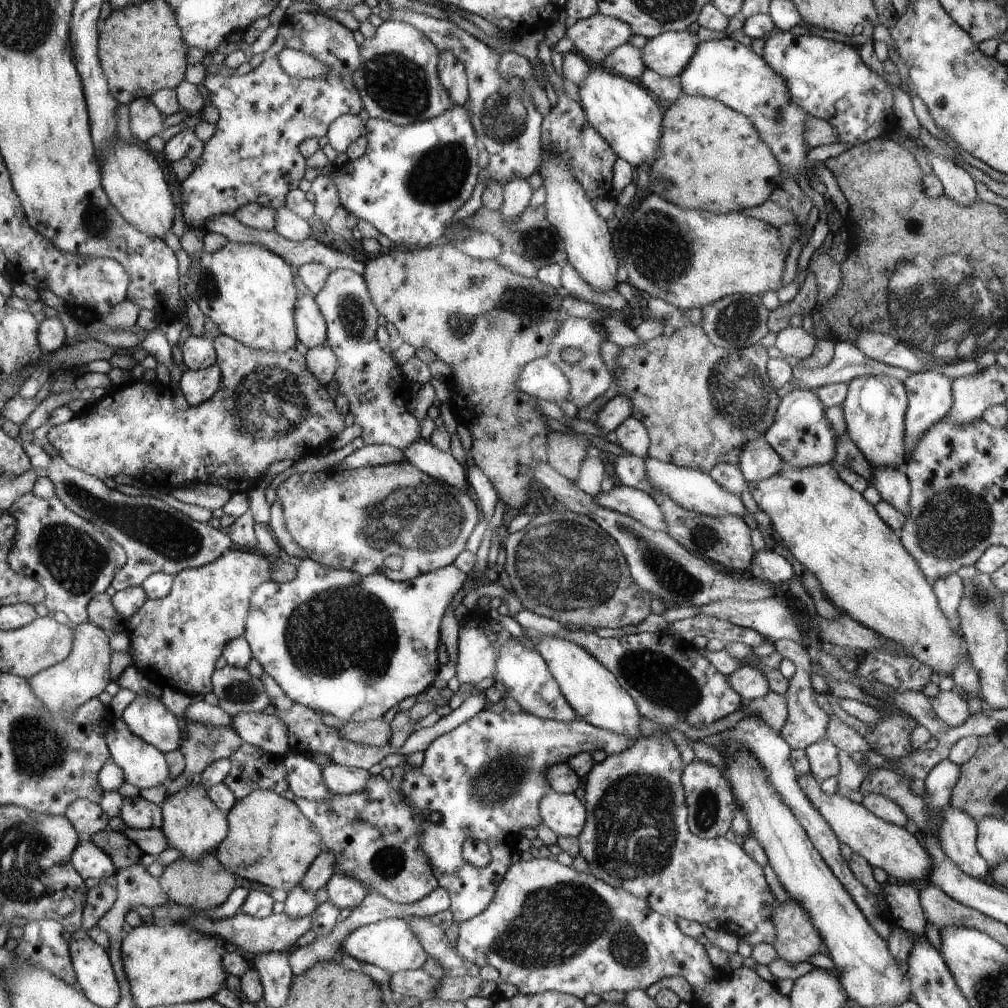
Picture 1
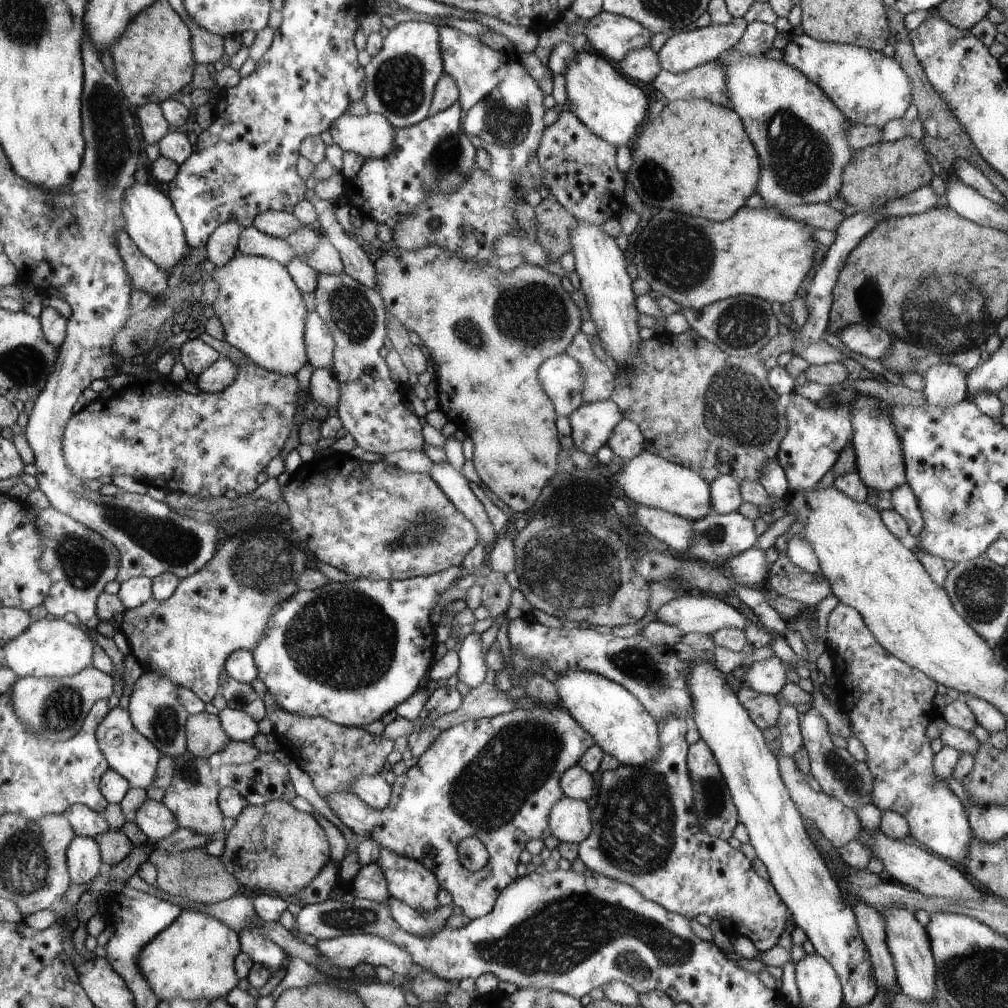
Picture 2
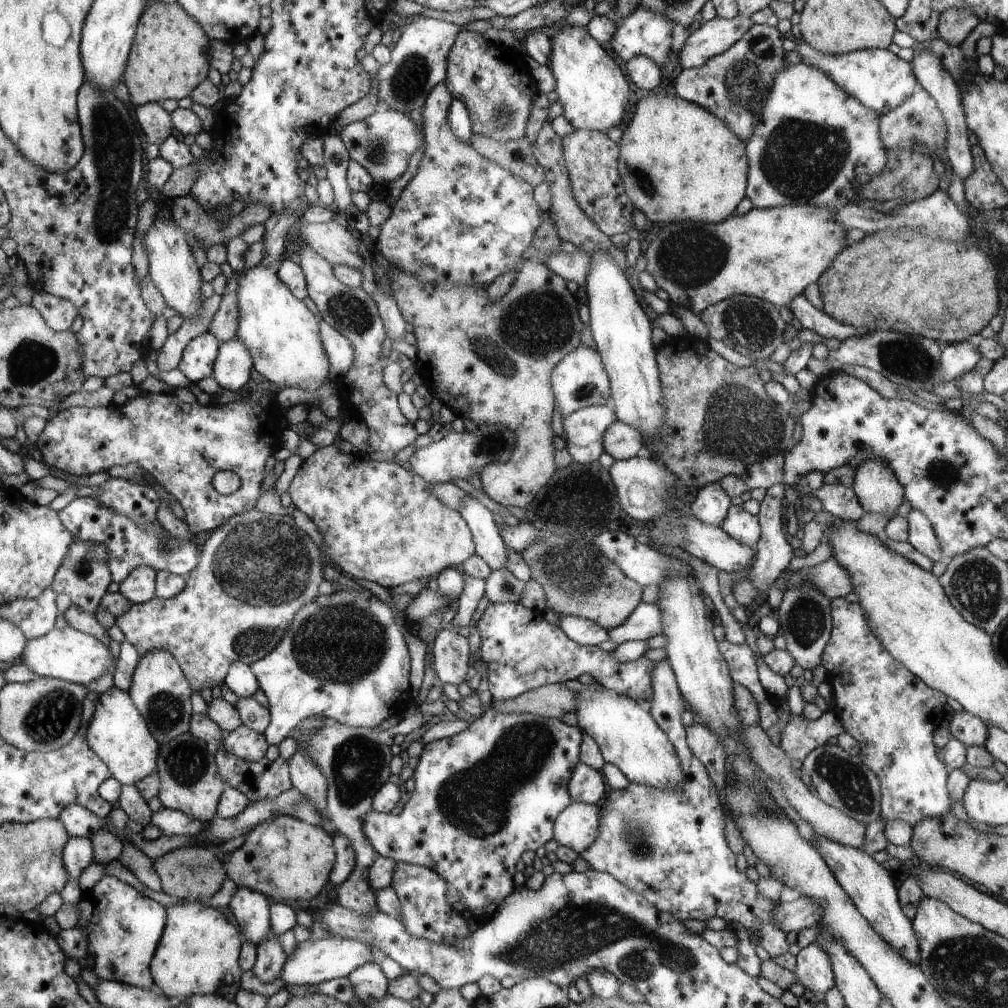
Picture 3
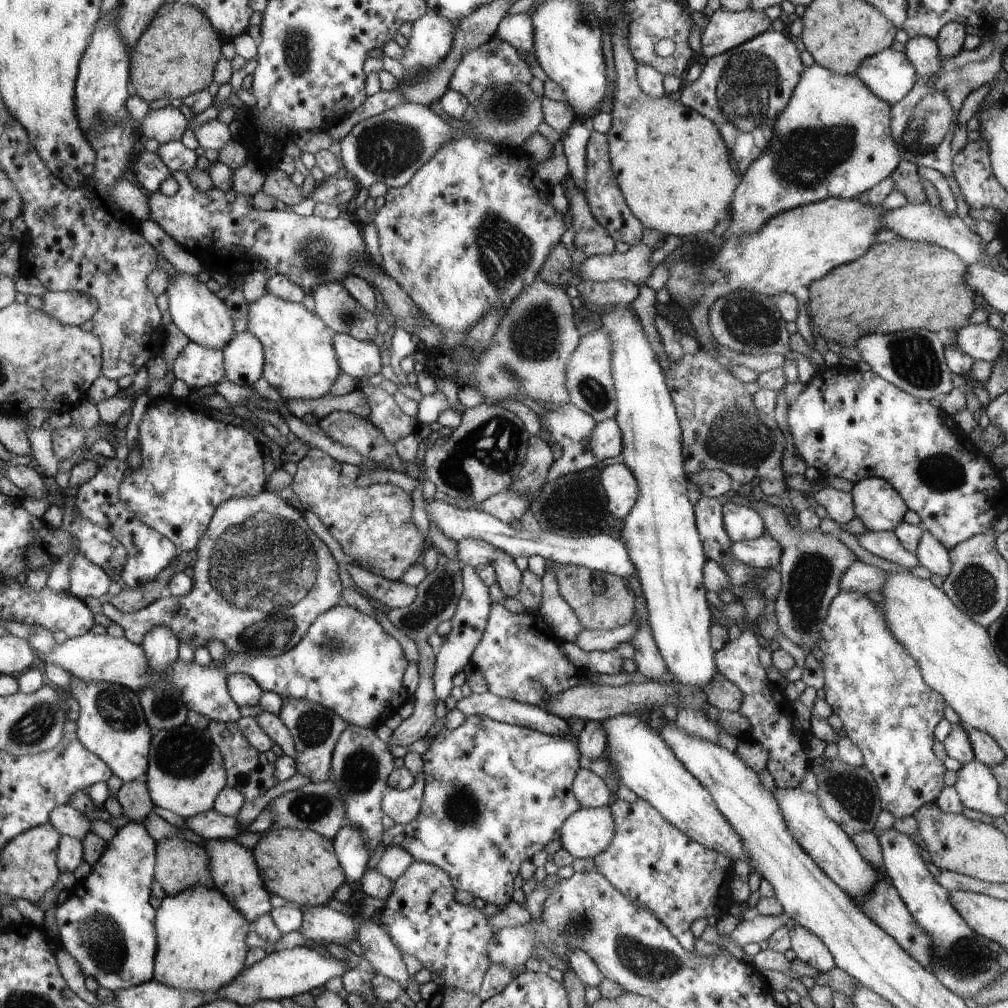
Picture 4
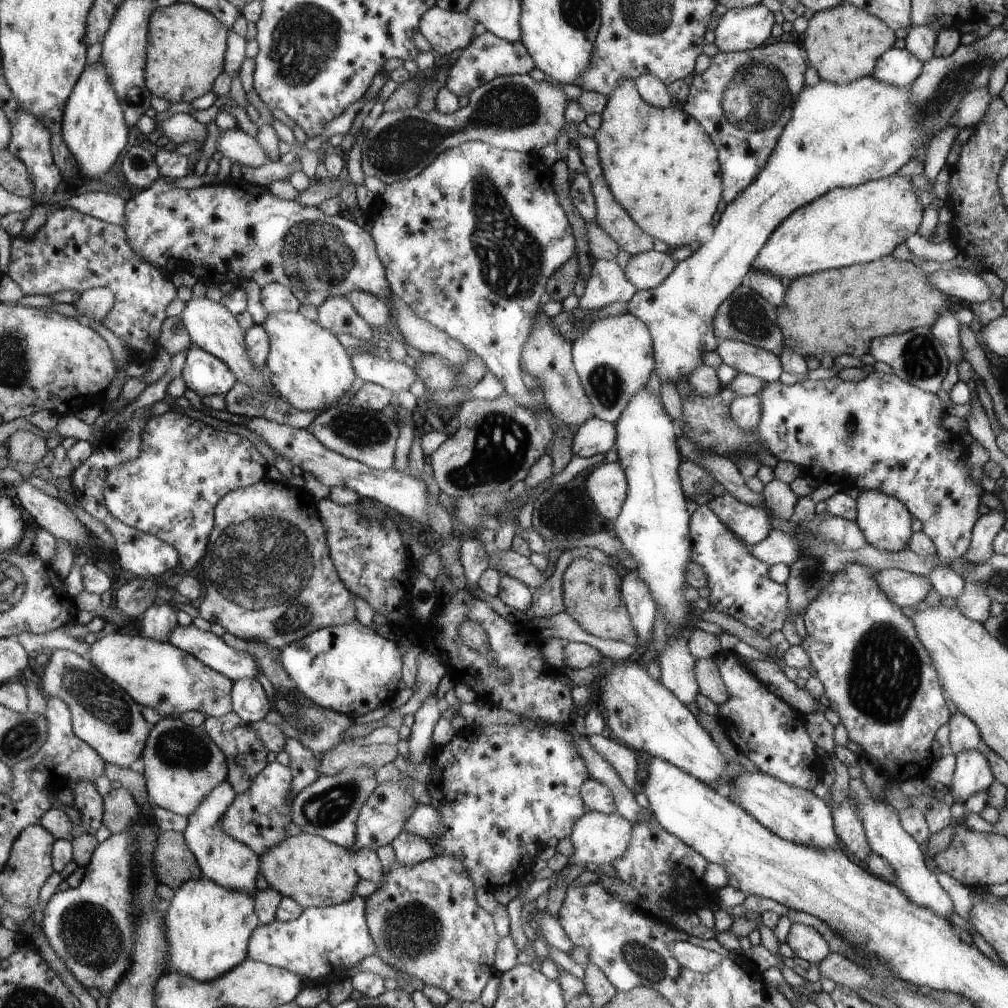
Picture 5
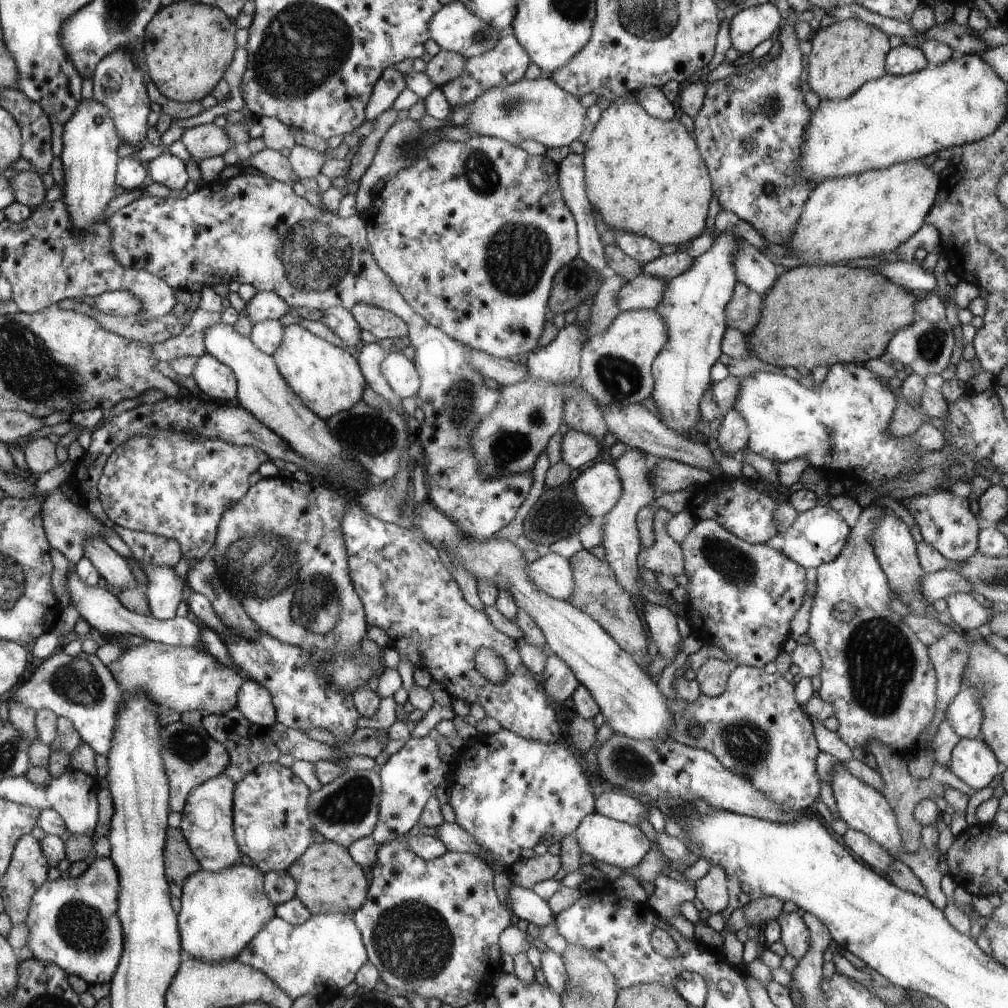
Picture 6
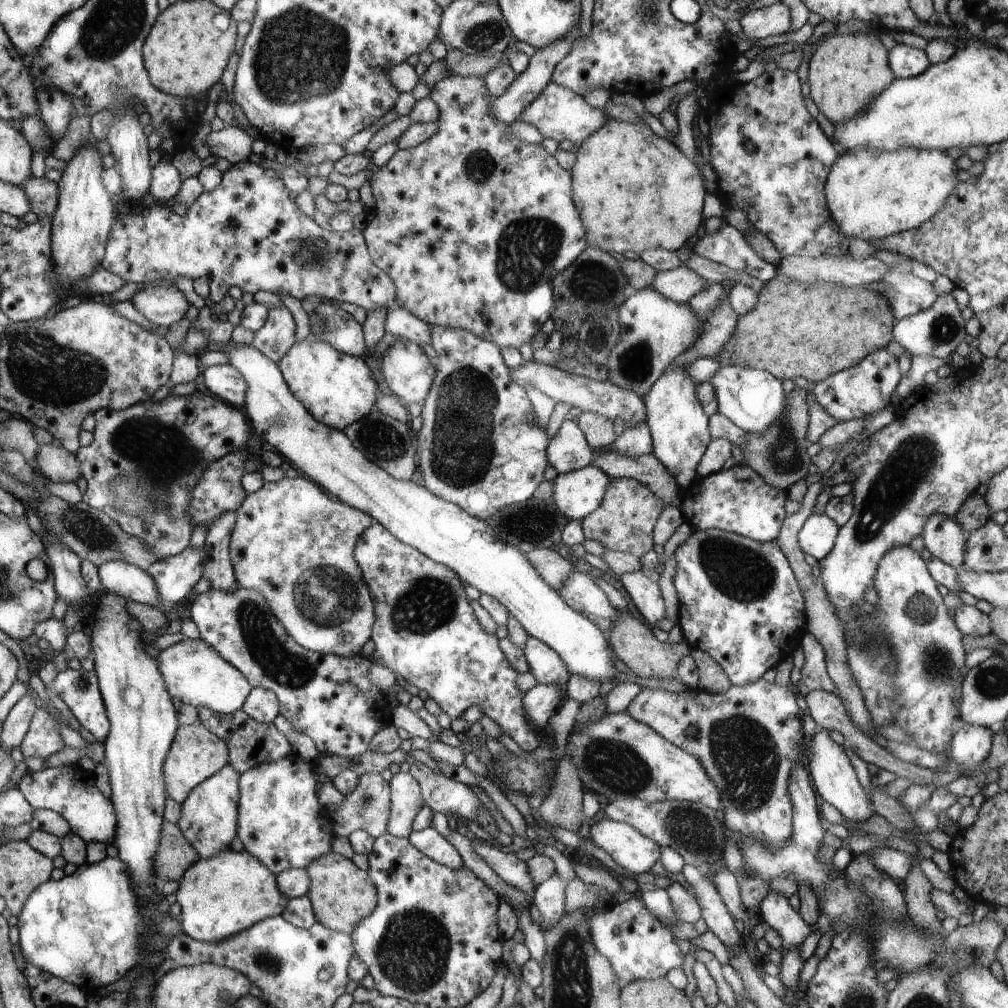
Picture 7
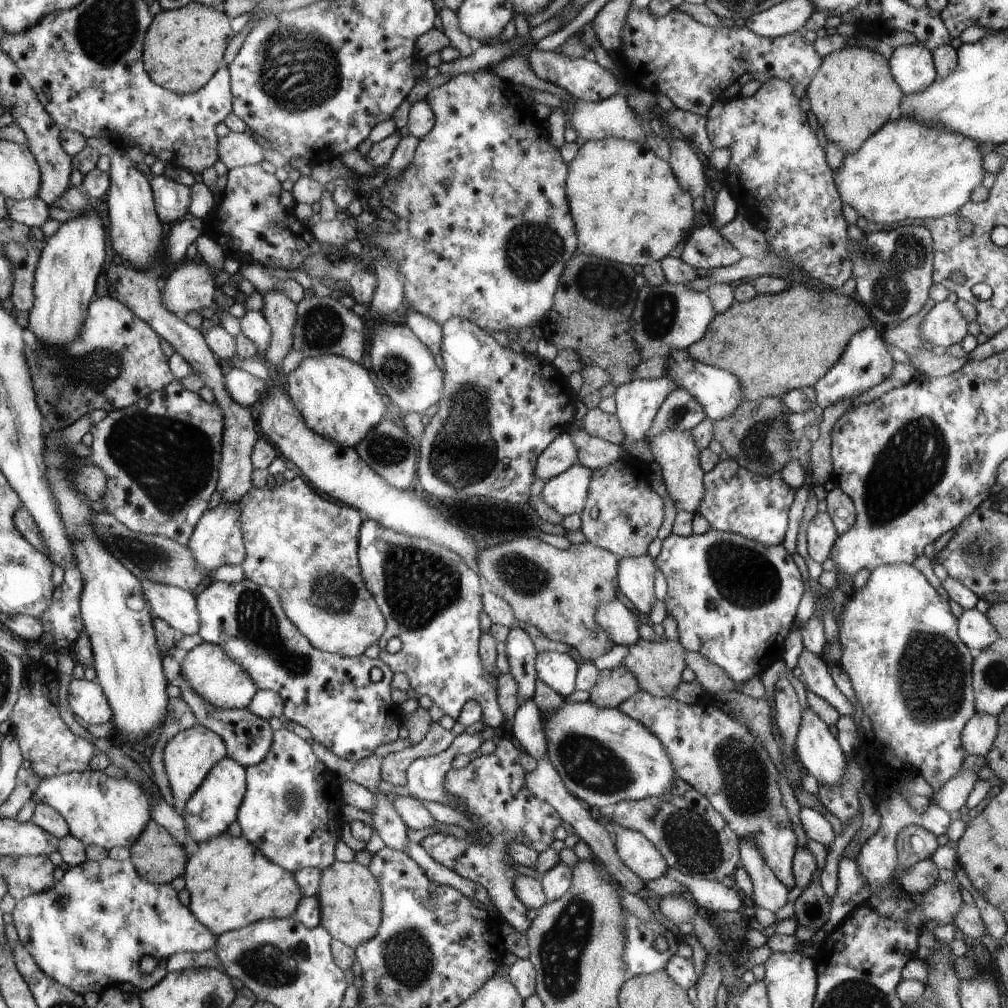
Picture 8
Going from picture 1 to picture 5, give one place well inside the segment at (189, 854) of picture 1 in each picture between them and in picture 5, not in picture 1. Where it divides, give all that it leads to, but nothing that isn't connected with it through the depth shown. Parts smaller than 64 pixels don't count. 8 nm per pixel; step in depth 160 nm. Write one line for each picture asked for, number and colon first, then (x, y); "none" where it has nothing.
2: (193, 796)
3: (190, 782)
4: (186, 773)
5: (183, 763)

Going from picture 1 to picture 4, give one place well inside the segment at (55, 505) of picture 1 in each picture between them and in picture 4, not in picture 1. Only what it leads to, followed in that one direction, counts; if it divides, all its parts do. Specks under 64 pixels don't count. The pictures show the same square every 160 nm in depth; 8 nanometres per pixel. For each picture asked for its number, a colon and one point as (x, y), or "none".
2: (80, 561)
3: (84, 575)
4: (86, 580)

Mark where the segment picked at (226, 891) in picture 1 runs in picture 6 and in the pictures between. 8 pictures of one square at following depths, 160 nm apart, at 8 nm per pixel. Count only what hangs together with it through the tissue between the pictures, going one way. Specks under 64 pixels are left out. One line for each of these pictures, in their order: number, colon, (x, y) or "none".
2: (194, 875)
3: (196, 872)
4: (180, 864)
5: (175, 863)
6: (180, 861)

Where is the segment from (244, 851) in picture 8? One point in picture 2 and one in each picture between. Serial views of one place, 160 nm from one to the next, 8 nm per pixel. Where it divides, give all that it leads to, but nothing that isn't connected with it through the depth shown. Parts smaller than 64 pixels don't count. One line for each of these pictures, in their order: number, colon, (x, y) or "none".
2: (194, 958)
3: (199, 946)
4: (200, 933)
5: (208, 927)
6: (221, 912)
7: (220, 897)

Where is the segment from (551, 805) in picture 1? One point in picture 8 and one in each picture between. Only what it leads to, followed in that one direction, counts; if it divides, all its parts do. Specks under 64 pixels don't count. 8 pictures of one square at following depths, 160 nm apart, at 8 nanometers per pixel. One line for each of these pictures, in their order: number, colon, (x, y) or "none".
2: (571, 820)
3: (577, 827)
4: (588, 832)
5: (598, 838)
6: (619, 844)
7: (632, 850)
8: (636, 851)

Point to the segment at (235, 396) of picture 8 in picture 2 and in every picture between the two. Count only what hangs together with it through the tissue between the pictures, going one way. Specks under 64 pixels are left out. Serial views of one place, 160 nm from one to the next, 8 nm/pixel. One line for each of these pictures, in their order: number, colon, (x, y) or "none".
2: (196, 356)
3: (199, 355)
4: (197, 366)
5: (204, 373)
6: (217, 382)
7: (223, 381)

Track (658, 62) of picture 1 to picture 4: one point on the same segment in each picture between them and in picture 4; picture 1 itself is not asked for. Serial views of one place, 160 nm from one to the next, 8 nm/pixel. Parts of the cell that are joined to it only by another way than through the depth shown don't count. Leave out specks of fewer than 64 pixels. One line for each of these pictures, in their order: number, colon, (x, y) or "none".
2: (695, 46)
3: (713, 37)
4: (726, 30)

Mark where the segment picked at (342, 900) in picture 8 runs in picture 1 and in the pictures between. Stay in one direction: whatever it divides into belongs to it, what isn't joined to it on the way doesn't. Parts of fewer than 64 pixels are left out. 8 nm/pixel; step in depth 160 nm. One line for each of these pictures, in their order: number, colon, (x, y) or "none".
1: (271, 841)
2: (277, 848)
3: (284, 858)
4: (301, 866)
5: (315, 872)
6: (329, 880)
7: (342, 894)

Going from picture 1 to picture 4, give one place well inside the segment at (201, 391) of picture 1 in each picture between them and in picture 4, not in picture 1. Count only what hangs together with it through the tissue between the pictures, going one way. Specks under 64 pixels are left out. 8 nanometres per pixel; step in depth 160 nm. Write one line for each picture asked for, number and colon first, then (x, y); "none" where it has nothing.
2: (220, 375)
3: (232, 369)
4: (244, 356)

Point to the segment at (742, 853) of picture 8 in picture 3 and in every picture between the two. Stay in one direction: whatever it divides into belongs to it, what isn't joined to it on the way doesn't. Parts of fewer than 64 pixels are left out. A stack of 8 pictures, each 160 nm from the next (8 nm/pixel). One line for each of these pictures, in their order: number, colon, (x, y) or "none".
3: (814, 970)
4: (808, 947)
5: (806, 943)
6: (794, 937)
7: (776, 911)

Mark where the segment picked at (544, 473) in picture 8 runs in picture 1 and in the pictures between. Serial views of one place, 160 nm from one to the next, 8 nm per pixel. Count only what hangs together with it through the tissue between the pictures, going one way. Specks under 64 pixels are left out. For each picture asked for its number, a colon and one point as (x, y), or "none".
1: (632, 435)
2: (626, 441)
3: (621, 441)
4: (605, 442)
5: (595, 436)
6: (577, 448)
7: (569, 451)

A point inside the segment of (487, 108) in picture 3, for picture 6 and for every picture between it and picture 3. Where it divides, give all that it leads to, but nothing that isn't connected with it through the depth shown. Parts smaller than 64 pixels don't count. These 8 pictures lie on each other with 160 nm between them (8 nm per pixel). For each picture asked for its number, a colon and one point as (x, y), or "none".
4: (495, 62)
5: (488, 57)
6: (506, 63)

